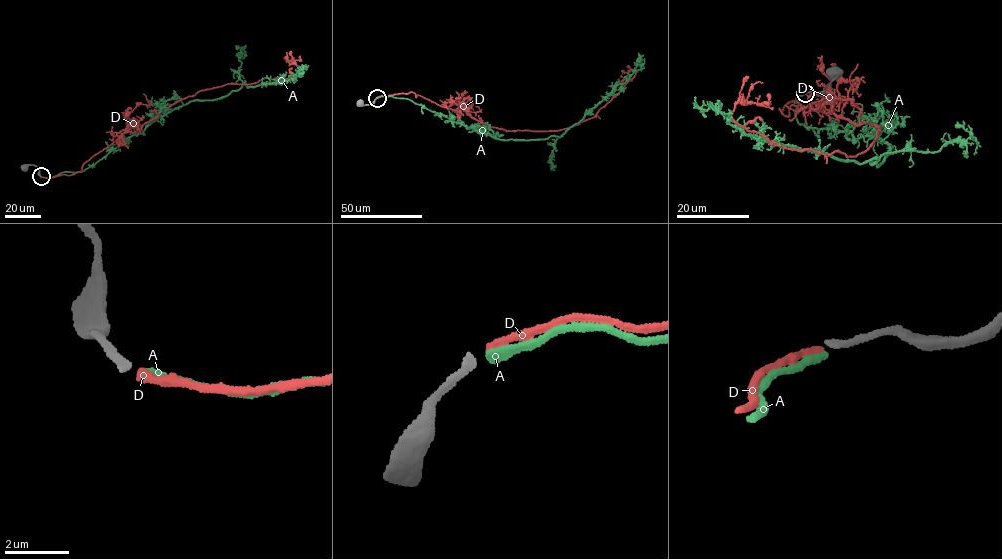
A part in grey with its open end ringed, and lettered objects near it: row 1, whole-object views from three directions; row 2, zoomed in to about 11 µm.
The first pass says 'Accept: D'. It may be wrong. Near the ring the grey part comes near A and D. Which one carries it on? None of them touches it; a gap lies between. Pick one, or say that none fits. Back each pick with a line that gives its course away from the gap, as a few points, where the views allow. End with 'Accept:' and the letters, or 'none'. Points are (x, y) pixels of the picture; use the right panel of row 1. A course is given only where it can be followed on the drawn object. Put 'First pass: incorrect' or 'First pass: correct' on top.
First pass: correct
D: Its course: (804, 93), (779, 109), (836, 98), (880, 128), (868, 150), (797, 151), (731, 116), (769, 94)
Accept: D

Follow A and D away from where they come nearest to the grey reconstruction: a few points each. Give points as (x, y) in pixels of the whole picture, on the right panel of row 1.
A: (804, 94), (793, 103), (799, 125), (885, 142), (882, 164), (750, 136), (711, 107), (699, 109), (695, 96)
D: (804, 93), (779, 109), (836, 98), (880, 128), (868, 150), (797, 151), (731, 116), (769, 94)

